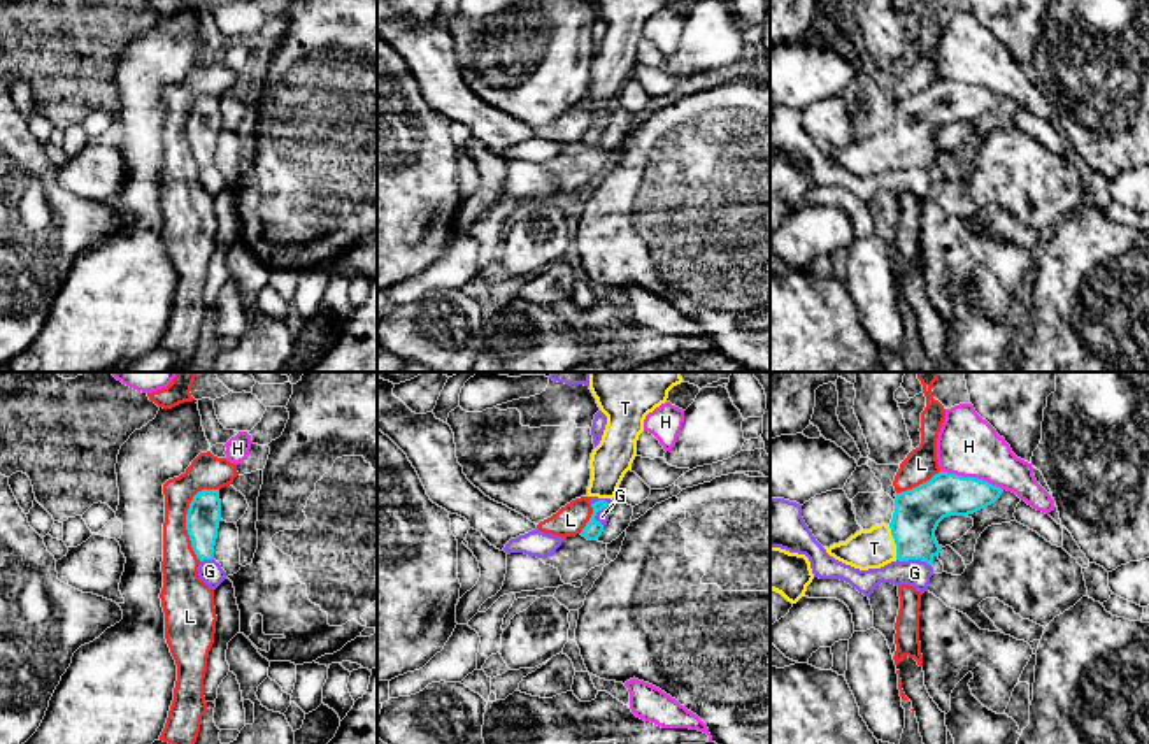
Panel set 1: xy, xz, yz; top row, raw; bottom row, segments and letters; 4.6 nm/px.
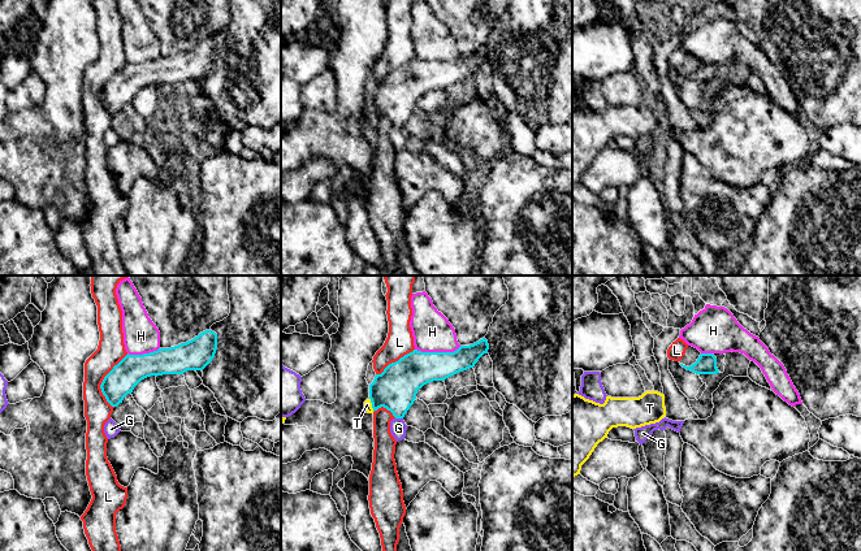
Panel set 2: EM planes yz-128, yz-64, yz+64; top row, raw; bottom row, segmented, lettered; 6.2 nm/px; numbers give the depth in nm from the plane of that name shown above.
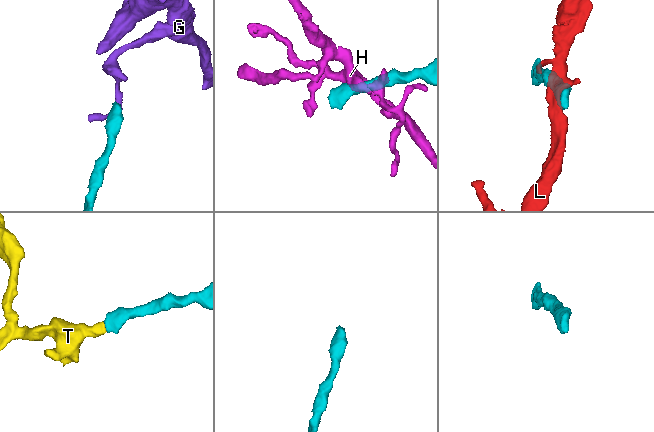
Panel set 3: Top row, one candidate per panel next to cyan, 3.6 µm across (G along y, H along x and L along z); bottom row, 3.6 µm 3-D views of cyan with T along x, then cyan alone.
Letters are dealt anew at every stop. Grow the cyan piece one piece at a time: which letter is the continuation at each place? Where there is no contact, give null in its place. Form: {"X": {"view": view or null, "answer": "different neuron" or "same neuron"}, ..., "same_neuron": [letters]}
{"G": {"view": "yz", "answer": "different neuron"}, "H": {"view": "yz", "answer": "different neuron"}, "L": {"view": "xy", "answer": "different neuron"}, "T": {"view": "yz", "answer": "same neuron"}, "same_neuron": ["T"]}

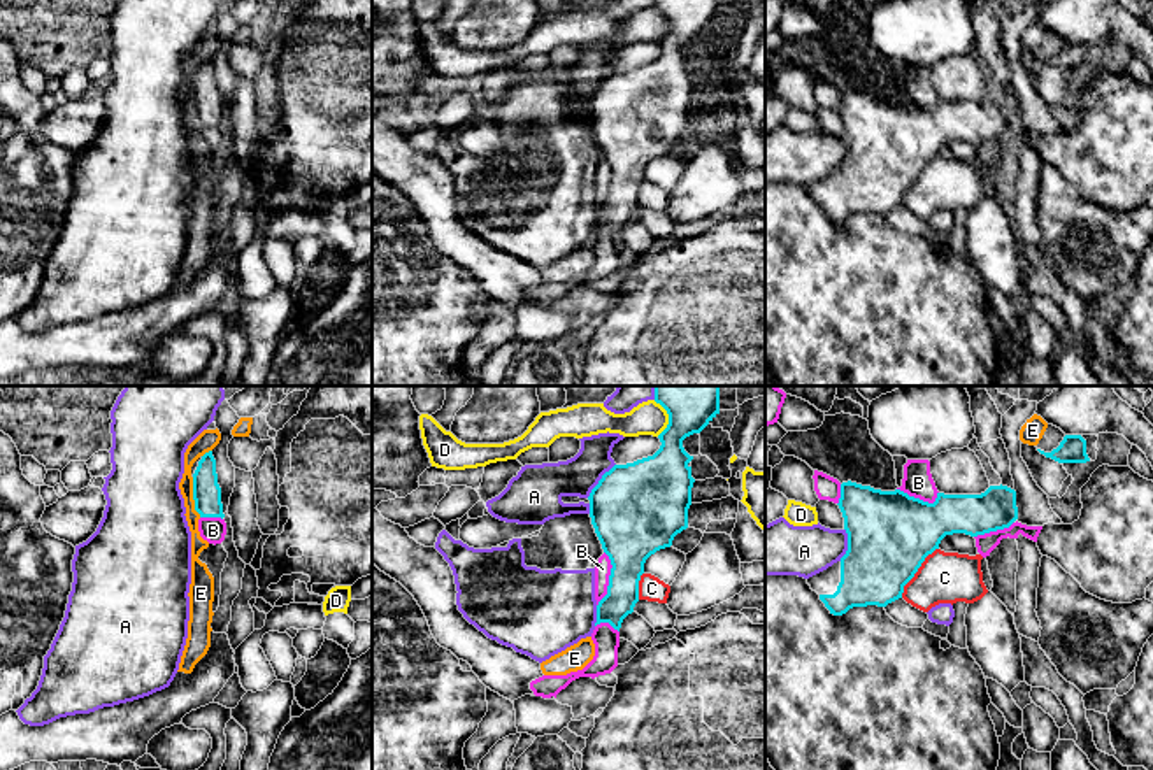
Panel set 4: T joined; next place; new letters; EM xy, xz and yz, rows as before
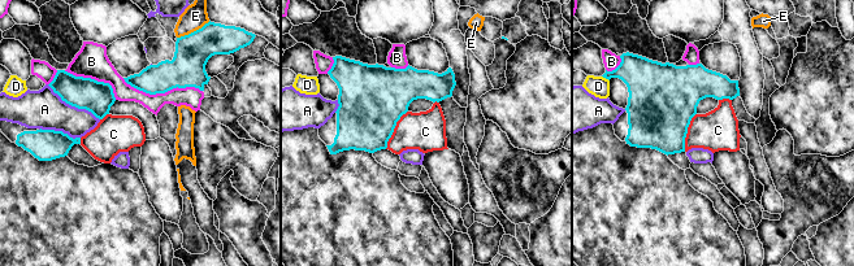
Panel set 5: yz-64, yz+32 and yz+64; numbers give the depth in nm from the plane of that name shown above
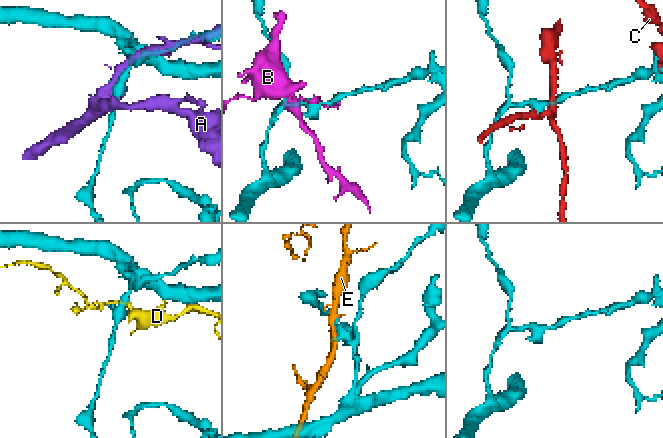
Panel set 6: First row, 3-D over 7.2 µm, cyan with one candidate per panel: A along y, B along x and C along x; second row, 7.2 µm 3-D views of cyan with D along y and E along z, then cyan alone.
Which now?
{"A": {"view": "xz", "answer": "different neuron"}, "B": {"view": "xz", "answer": "different neuron"}, "C": {"view": "yz", "answer": "different neuron"}, "D": {"view": "xz", "answer": "different neuron"}, "E": {"view": "xy", "answer": "different neuron"}, "same_neuron": []}

